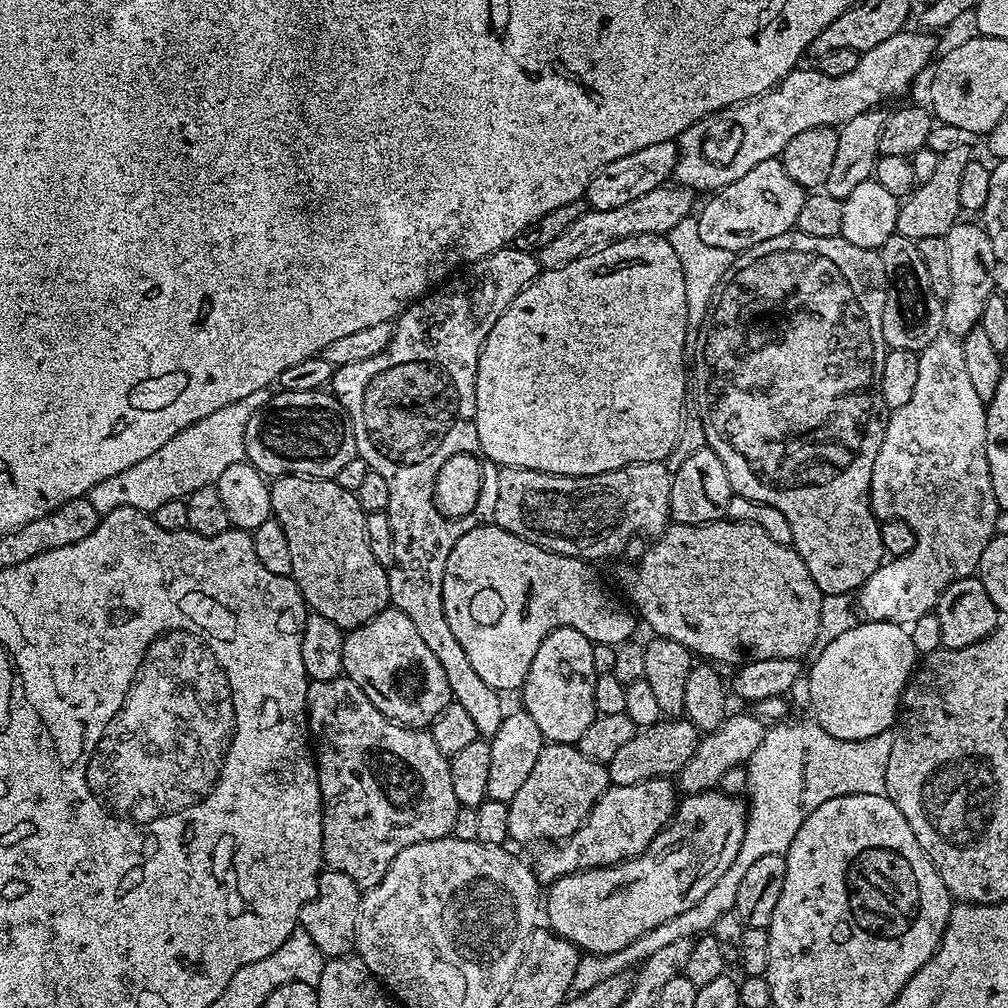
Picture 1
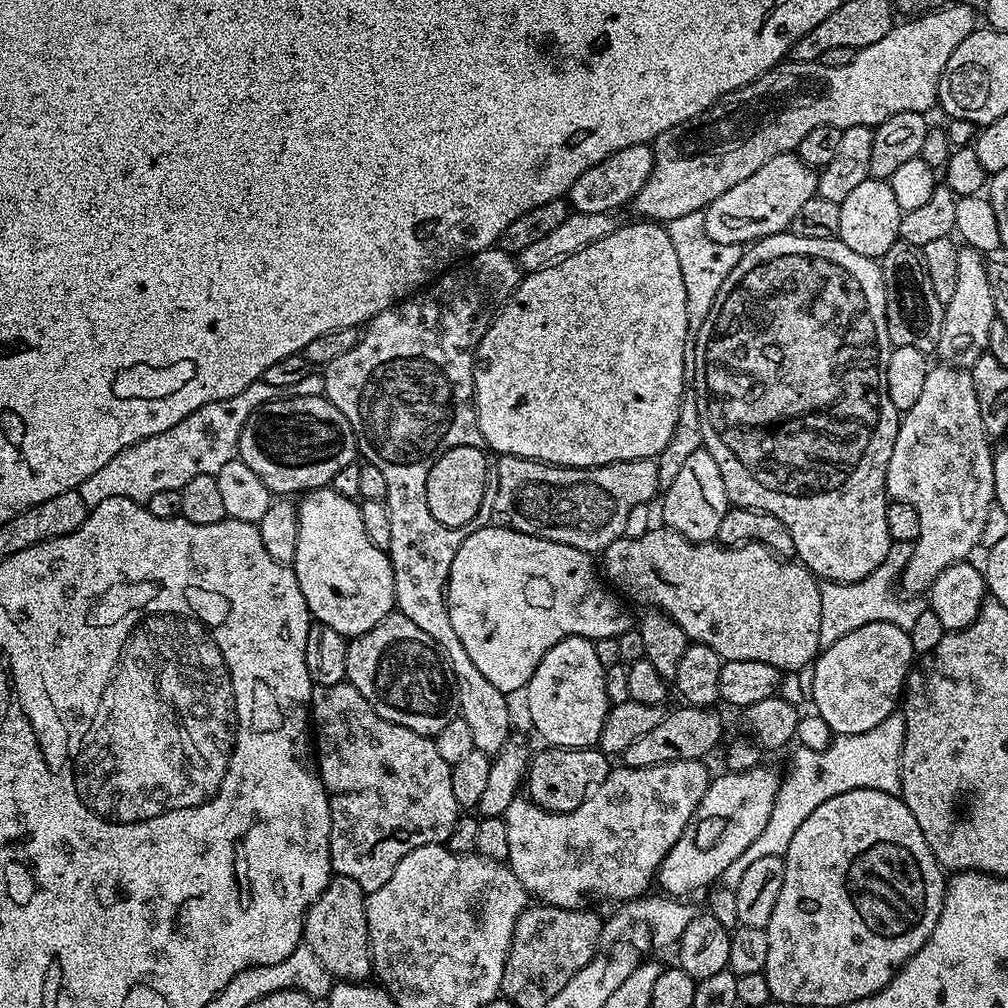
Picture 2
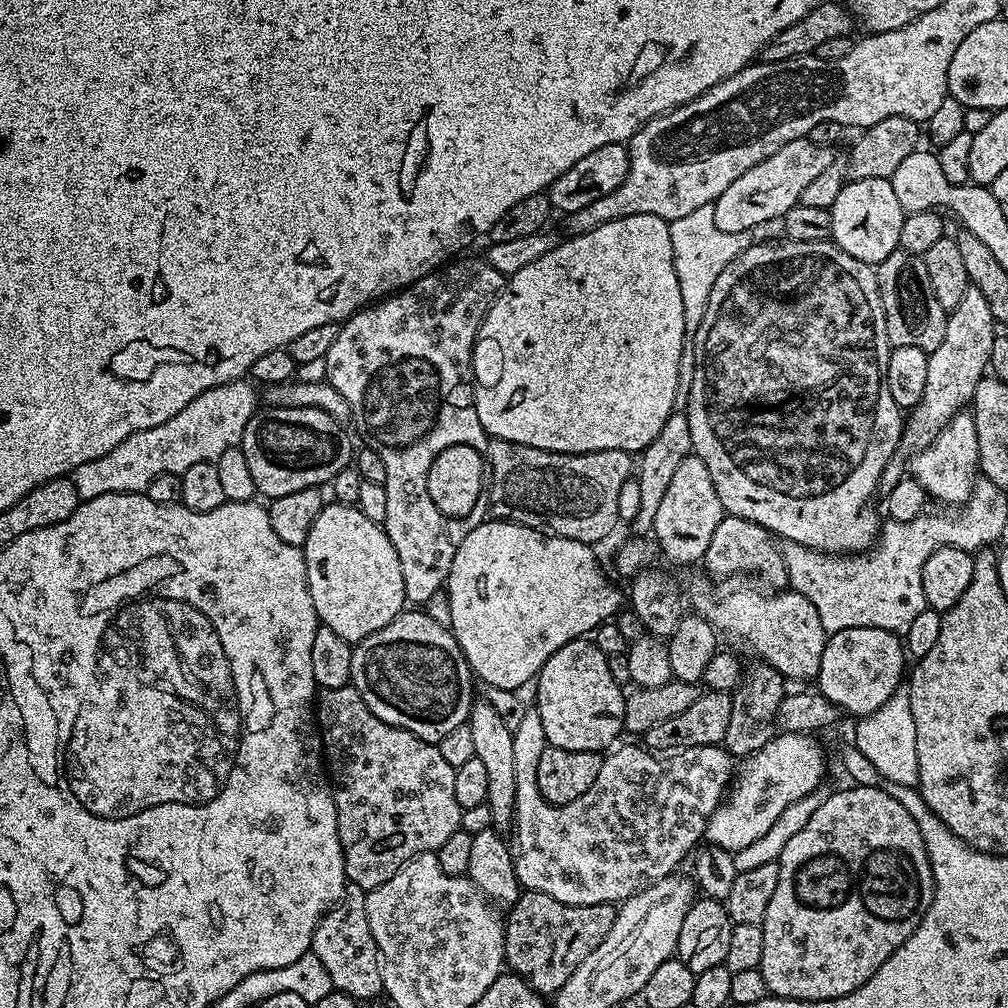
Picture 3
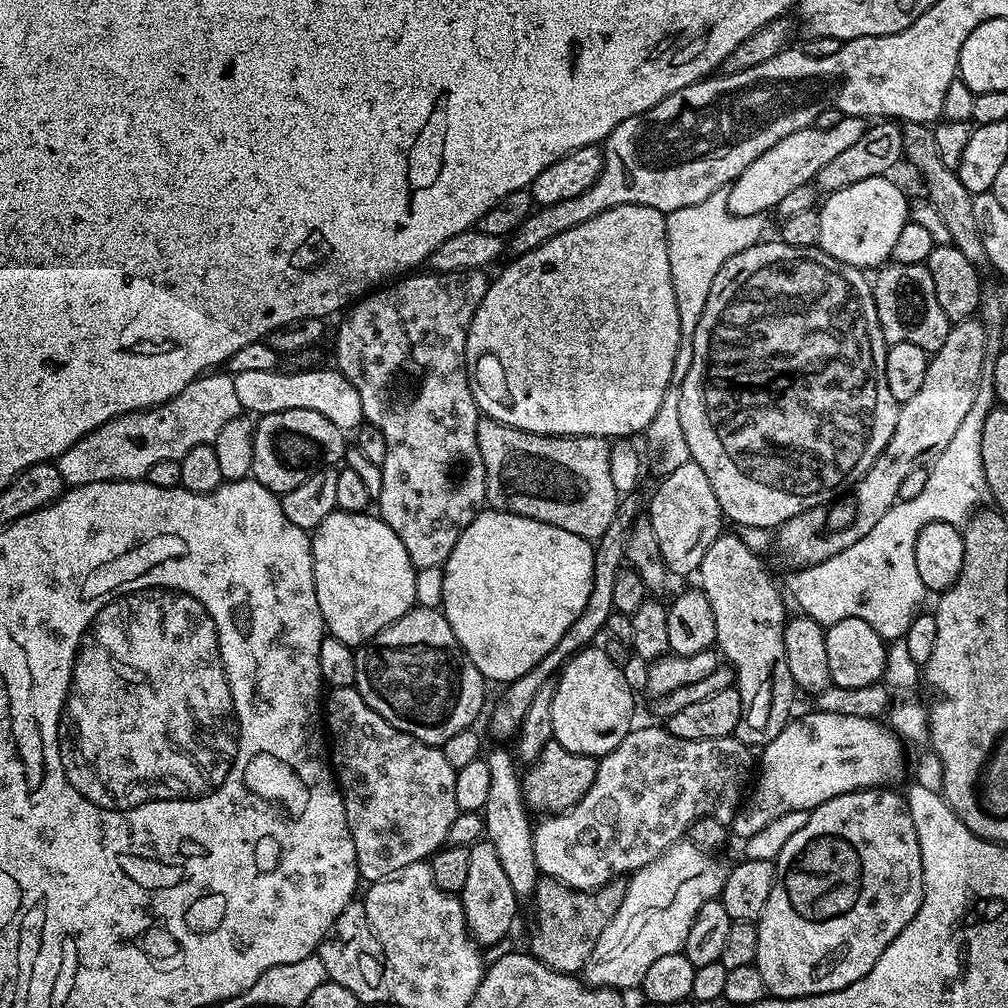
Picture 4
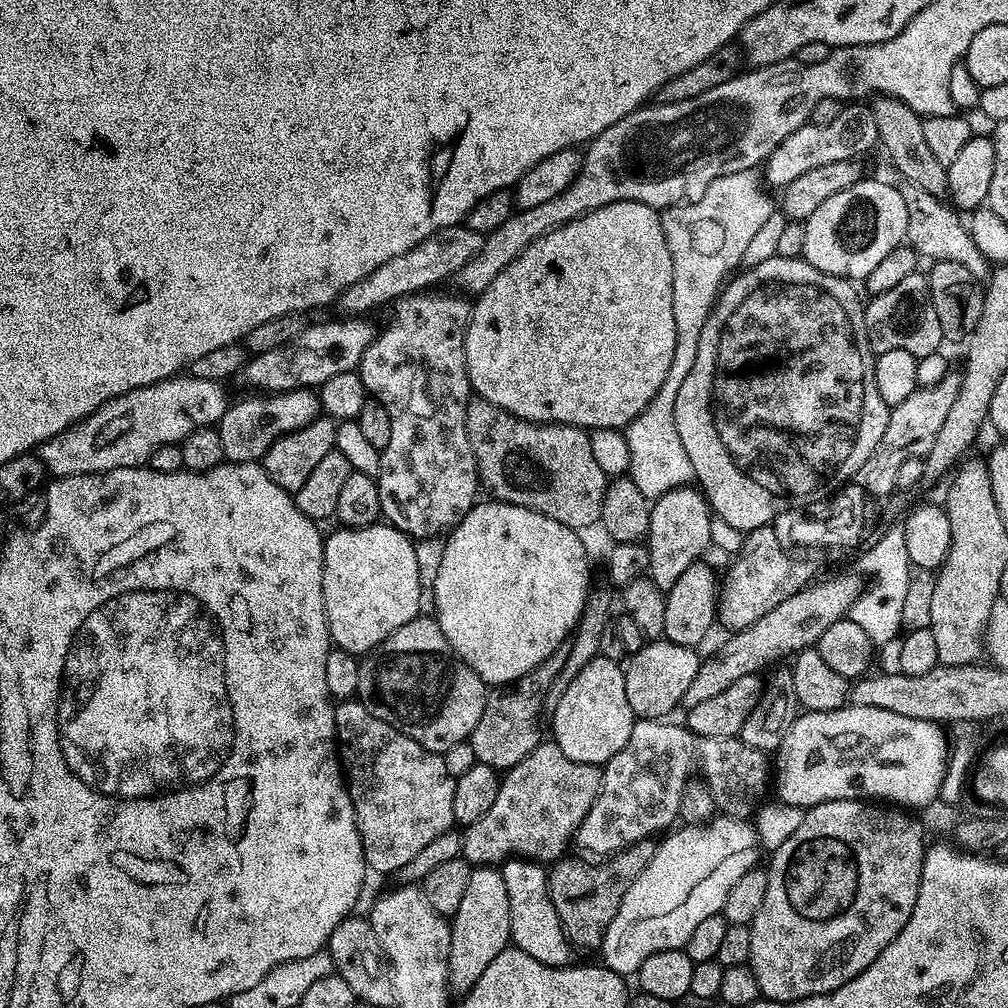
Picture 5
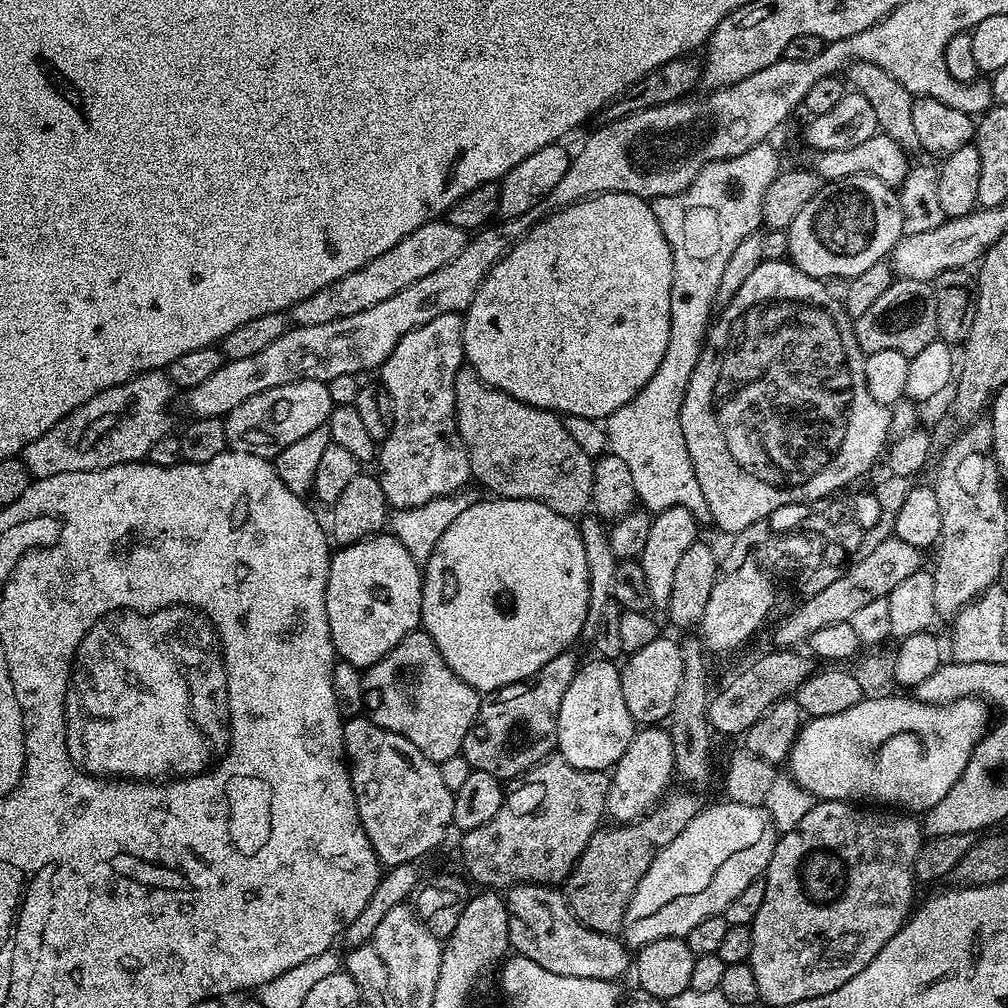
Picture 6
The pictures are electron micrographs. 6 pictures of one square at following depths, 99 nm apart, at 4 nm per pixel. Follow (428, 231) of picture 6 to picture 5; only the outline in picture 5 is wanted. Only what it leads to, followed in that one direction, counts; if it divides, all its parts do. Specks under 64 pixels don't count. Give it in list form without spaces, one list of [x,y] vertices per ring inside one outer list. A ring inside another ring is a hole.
[[[463,223],[453,224],[451,228],[439,228],[437,232],[430,234],[425,240],[418,242],[410,250],[390,258],[390,262],[382,262],[382,266],[374,269],[364,280],[354,282],[350,287],[344,289],[338,297],[338,305],[340,304],[341,310],[344,311],[341,313],[347,314],[352,318],[360,318],[368,314],[364,312],[370,311],[371,308],[380,308],[383,304],[390,303],[391,300],[396,302],[401,298],[421,293],[423,290],[429,289],[426,287],[430,284],[436,284],[446,276],[448,278],[453,277],[456,271],[479,250],[483,241],[484,236],[481,233],[470,230]]]

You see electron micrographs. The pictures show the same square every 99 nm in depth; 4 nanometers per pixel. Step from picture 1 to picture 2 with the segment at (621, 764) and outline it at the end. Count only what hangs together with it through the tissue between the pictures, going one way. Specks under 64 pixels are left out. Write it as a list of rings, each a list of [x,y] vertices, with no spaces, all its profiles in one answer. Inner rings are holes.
[[[691,706],[679,707],[665,714],[662,722],[654,726],[654,730],[649,730],[648,733],[642,734],[642,738],[626,746],[622,760],[627,767],[645,768],[675,760],[704,760],[716,747],[717,749],[721,747],[720,739],[724,736],[724,724],[720,721],[716,710]]]

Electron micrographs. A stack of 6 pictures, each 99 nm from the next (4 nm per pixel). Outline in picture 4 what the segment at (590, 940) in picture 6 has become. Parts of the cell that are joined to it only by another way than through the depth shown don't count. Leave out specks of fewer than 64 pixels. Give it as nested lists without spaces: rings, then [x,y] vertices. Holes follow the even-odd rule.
[[[496,746],[492,753],[486,756],[490,766],[490,791],[486,797],[486,806],[482,809],[484,817],[484,830],[486,839],[498,850],[498,858],[502,861],[502,870],[506,870],[506,879],[509,880],[510,886],[514,886],[514,894],[517,898],[531,897],[532,891],[536,888],[538,879],[538,869],[534,862],[534,844],[532,842],[533,821],[528,821],[530,817],[529,809],[524,803],[524,793],[522,789],[522,772],[518,767],[518,760],[507,747]]]

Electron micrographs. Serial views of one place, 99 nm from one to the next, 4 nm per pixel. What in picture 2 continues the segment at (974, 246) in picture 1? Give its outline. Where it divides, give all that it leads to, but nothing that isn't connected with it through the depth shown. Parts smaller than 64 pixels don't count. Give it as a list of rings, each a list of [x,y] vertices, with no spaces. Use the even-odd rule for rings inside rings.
[[[961,247],[958,254],[958,283],[950,302],[944,306],[944,321],[942,322],[942,334],[936,347],[939,359],[951,362],[955,367],[965,370],[971,369],[978,358],[988,352],[988,339],[990,338],[990,326],[996,320],[993,295],[990,290],[990,281],[987,277],[989,261],[985,253],[971,247]]]

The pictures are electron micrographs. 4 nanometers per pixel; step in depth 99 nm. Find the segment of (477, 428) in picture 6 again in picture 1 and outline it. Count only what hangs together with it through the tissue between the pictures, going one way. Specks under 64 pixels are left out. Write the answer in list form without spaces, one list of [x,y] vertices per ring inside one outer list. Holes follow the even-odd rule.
[[[655,460],[654,462],[642,462],[641,464],[627,464],[624,468],[619,468],[606,474],[594,474],[593,476],[559,476],[549,472],[539,472],[538,470],[526,470],[525,468],[500,468],[498,471],[498,502],[492,515],[492,520],[501,528],[534,546],[542,546],[542,550],[550,550],[554,554],[563,556],[577,556],[580,560],[597,562],[604,560],[607,556],[620,556],[624,547],[632,537],[639,537],[641,534],[659,534],[669,527],[672,510],[670,506],[670,490],[672,486],[672,471],[667,463]]]

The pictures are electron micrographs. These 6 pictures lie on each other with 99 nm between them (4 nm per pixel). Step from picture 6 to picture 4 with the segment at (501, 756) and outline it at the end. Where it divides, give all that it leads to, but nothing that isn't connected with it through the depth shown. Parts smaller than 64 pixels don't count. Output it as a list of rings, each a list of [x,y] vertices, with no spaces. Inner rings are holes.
[[[624,498],[619,501],[614,522],[610,522],[610,526],[606,526],[606,534],[602,534],[599,540],[595,541],[592,549],[594,554],[594,586],[590,590],[590,602],[586,602],[586,610],[582,610],[582,614],[578,614],[574,626],[570,626],[570,630],[566,630],[566,634],[562,634],[562,638],[558,638],[558,646],[554,646],[554,650],[550,650],[550,654],[546,654],[546,658],[542,658],[542,662],[535,664],[529,672],[522,674],[522,678],[511,681],[505,687],[508,689],[501,694],[500,701],[493,706],[492,717],[488,720],[489,730],[500,739],[497,741],[508,742],[515,737],[522,726],[522,718],[526,718],[526,709],[529,708],[530,702],[534,702],[534,694],[538,694],[538,686],[553,679],[558,670],[568,663],[570,657],[575,656],[580,649],[589,647],[595,641],[592,639],[599,632],[603,633],[607,629],[608,619],[614,611],[612,607],[614,581],[618,578],[621,568],[625,567],[628,532],[632,529],[632,523],[636,520],[637,515],[638,509],[636,509],[632,498]]]

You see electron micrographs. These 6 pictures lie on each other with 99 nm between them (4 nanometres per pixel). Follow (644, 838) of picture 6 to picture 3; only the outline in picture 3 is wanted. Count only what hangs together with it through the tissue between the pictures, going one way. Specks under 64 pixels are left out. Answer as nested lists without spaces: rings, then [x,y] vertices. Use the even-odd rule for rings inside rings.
[[[521,891],[520,897],[507,909],[508,916],[506,912],[505,965],[541,996],[551,997],[602,946],[606,934],[610,934],[610,926],[614,926],[616,910],[614,904],[570,906],[558,902],[558,898],[550,898],[550,894]]]

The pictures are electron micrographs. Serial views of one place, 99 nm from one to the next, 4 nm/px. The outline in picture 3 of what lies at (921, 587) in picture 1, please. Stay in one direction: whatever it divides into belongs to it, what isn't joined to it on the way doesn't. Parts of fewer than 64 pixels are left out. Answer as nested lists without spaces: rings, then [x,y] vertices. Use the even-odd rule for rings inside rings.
[[[968,410],[957,412],[936,435],[934,442],[915,453],[910,460],[911,479],[918,481],[933,501],[948,506],[963,505],[970,498],[979,472],[978,430],[974,426],[972,412]]]

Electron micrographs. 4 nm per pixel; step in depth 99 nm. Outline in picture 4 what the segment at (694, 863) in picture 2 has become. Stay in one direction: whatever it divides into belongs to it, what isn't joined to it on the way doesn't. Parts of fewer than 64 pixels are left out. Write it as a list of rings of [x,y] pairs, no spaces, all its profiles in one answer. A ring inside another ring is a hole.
[[[809,710],[804,717],[793,718],[774,738],[774,742],[764,745],[758,756],[756,789],[743,801],[742,807],[732,819],[730,828],[740,838],[758,834],[762,826],[770,826],[774,818],[782,818],[791,812],[811,812],[835,796],[847,792],[861,792],[863,788],[882,788],[895,785],[895,780],[904,776],[904,756],[900,753],[902,741],[887,723],[876,718],[850,718],[848,714],[830,714]]]

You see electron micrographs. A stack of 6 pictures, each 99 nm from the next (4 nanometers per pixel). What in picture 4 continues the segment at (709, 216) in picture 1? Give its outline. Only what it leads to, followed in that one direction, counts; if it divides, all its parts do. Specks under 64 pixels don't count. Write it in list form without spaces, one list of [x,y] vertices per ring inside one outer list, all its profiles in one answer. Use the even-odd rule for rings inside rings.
[[[841,116],[830,130],[822,130],[815,126],[809,126],[798,130],[794,134],[786,134],[782,142],[770,146],[766,154],[754,158],[746,170],[737,180],[732,181],[727,189],[728,209],[733,216],[759,216],[771,213],[790,194],[790,190],[798,190],[798,186],[812,184],[816,179],[818,170],[826,166],[833,158],[842,154],[849,146],[854,146],[858,138],[862,138],[866,127],[863,116]]]

